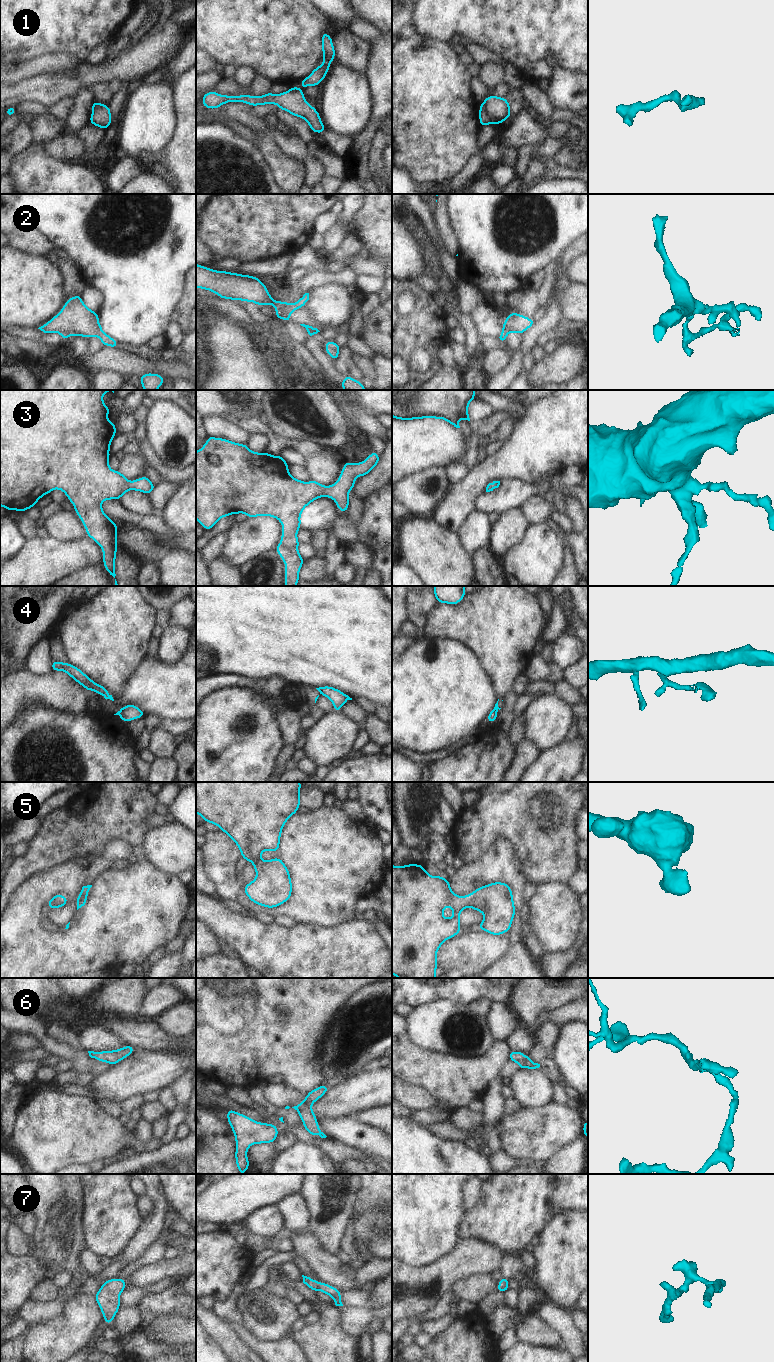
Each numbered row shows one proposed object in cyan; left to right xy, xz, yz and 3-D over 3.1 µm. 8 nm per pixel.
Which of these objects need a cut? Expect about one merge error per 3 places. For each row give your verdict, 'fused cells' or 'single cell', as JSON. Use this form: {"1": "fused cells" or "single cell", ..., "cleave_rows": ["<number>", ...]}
{"1": "fused cells", "2": "single cell", "3": "single cell", "4": "fused cells", "5": "single cell", "6": "fused cells", "7": "single cell", "cleave_rows": ["1", "4", "6"]}

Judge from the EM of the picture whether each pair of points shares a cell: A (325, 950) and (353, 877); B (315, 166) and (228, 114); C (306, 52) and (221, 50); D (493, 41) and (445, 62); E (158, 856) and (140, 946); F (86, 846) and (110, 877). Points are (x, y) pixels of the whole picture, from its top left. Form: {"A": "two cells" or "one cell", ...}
{"A": "two cells", "B": "one cell", "C": "one cell", "D": "two cells", "E": "two cells", "F": "two cells"}

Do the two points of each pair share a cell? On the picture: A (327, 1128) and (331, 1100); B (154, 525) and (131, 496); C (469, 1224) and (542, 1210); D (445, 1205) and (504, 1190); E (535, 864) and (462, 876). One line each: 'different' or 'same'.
A: different
B: different
C: same
D: different
E: different

